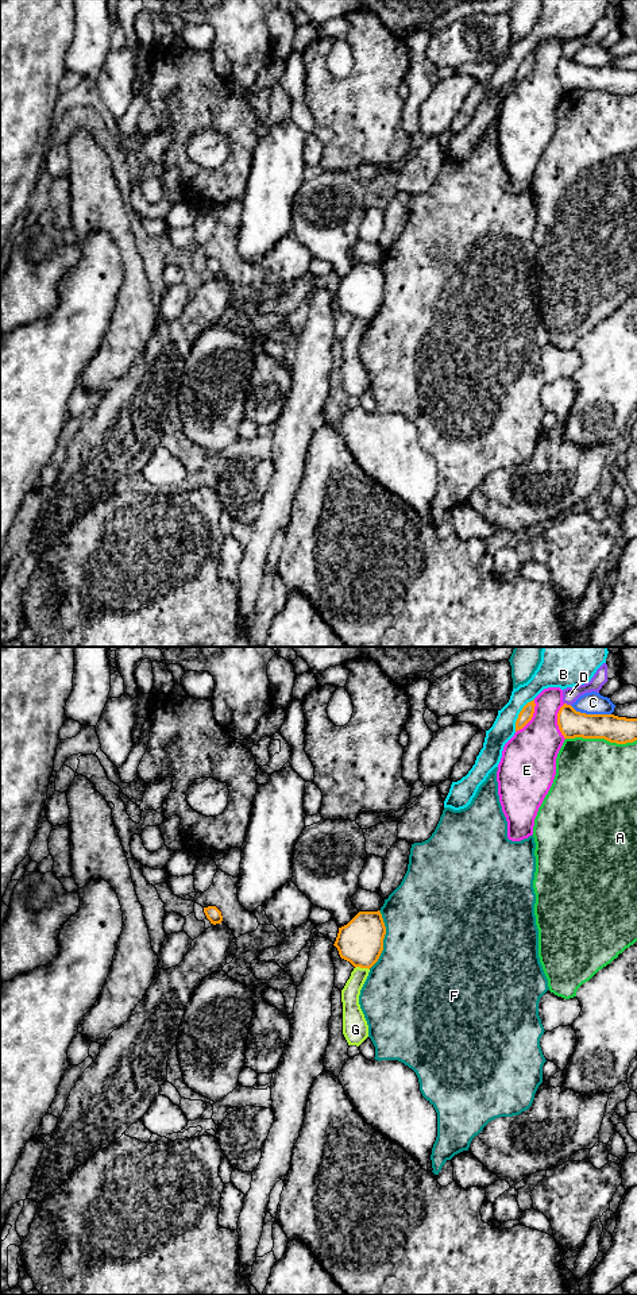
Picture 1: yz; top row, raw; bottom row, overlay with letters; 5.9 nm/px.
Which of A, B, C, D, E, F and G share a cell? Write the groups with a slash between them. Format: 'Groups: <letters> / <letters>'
Groups: A / B / C / D / E / F / G

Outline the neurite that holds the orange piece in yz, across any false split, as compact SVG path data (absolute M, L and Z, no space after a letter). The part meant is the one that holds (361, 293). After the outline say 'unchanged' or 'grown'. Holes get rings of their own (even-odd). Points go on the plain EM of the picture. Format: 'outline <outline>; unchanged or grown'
outline M359 263L347 277L339 280L335 298L341 311L355 320L371 320L383 302L386 278L381 263Z; unchanged

